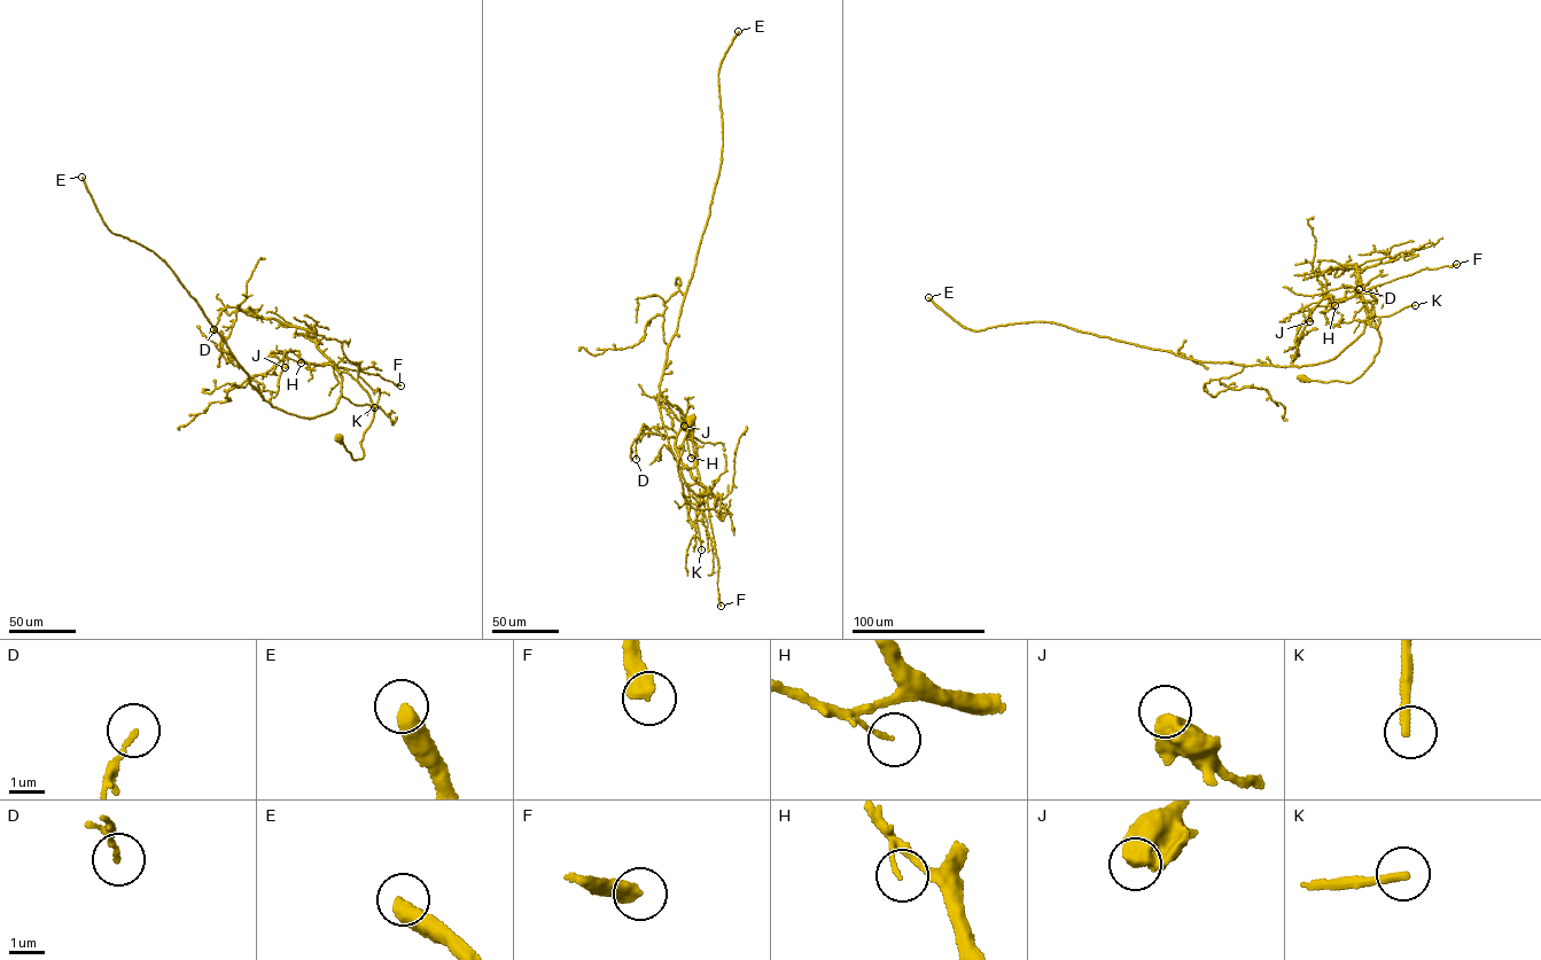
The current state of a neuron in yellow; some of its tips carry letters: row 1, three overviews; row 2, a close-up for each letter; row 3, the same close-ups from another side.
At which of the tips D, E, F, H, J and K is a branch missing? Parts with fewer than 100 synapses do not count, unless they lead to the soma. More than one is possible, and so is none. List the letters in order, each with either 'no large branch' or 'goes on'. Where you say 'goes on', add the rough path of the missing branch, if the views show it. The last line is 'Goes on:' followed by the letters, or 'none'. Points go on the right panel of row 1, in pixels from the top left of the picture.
D: no large branch
E: goes on
F: no large branch
H: no large branch
J: no large branch
K: goes on
Goes on: E, K

